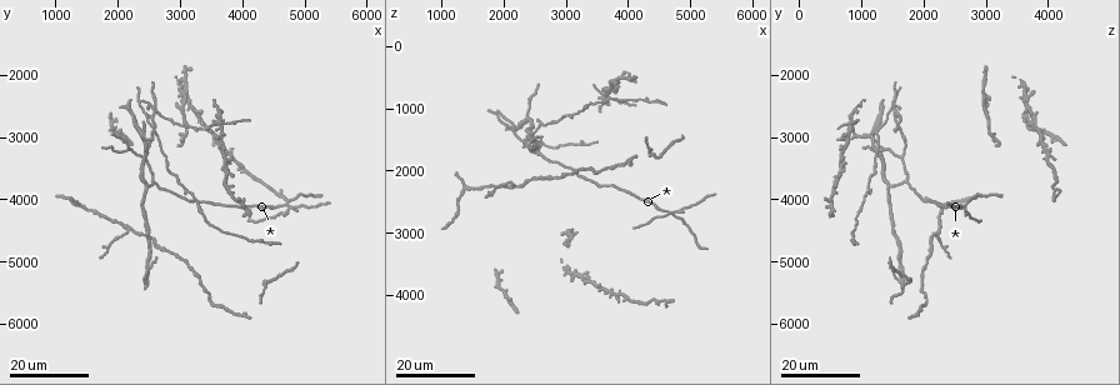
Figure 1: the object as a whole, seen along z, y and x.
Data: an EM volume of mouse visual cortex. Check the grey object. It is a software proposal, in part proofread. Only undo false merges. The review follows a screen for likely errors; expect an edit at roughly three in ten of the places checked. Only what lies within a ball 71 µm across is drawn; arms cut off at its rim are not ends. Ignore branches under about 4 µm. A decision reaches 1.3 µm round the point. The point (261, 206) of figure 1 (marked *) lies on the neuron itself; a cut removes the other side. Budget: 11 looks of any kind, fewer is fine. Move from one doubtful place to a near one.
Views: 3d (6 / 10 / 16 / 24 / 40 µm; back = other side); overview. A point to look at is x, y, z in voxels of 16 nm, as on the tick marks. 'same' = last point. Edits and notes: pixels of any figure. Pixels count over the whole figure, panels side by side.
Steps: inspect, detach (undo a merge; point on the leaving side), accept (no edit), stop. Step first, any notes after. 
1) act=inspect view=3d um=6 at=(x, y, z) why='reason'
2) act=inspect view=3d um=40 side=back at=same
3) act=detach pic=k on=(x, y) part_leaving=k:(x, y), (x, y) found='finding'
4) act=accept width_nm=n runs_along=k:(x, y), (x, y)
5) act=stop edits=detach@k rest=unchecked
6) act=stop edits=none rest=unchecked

act=inspect view=3d um=16 at=(2550, 2600, 1550) why='looks like a crossing'

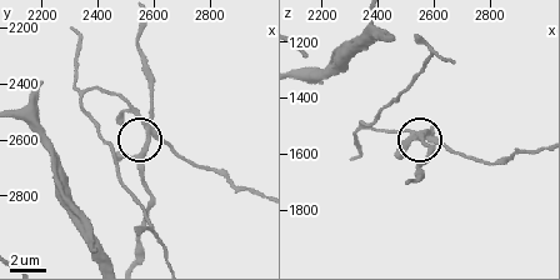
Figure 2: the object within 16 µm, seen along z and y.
act=inspect view=3d um=10 at=(2590, 2570, 1540)

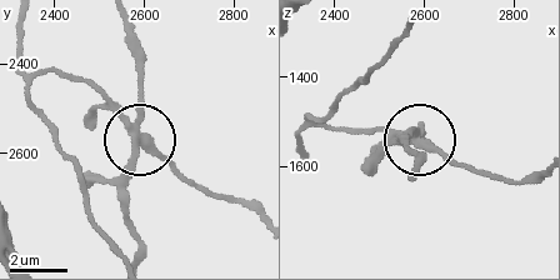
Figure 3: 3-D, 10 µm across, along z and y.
act=detach pic=3 on=(164, 155) width_nm=270 part_leaving=3:(134, 130), (86, 85), (51, 70), (31, 83), (115, 254) found='a second neuron is stuck on'

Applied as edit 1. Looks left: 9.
act=inspect view=overview why='redraw'

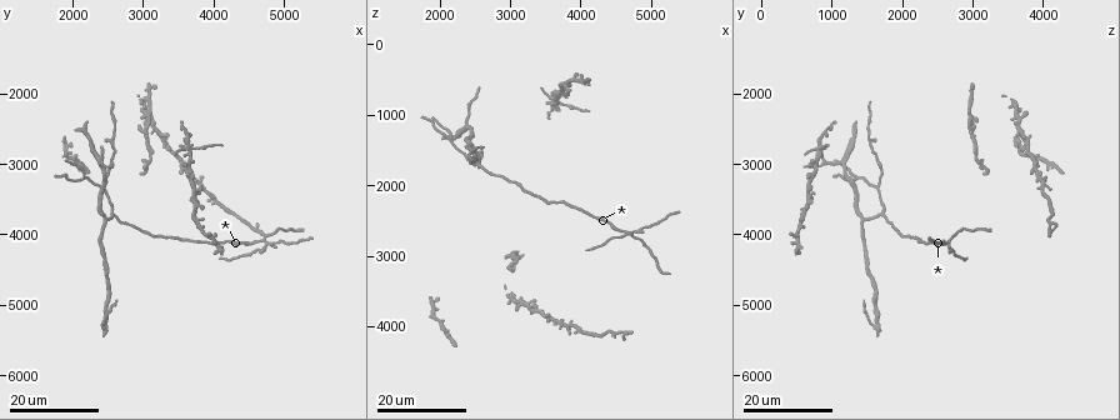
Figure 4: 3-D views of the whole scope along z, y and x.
act=inspect view=3d um=16 at=(2150, 3250, 1300) why='side arm on a straight run'

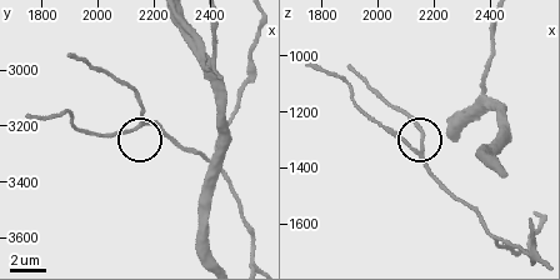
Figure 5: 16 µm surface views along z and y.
act=inspect view=3d um=10 at=(2150, 3200, 1340) why='closer look'

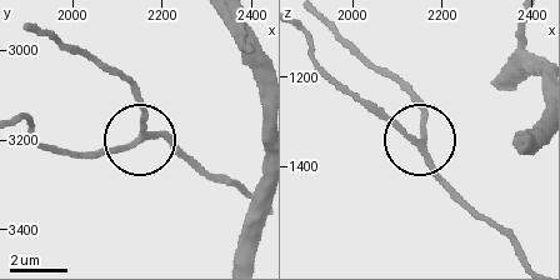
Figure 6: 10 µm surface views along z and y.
act=accept arms=3 found='one neuron here'

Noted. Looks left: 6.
act=inspect view=3d um=24 at=(2600, 3750, 1700) why='a fork'

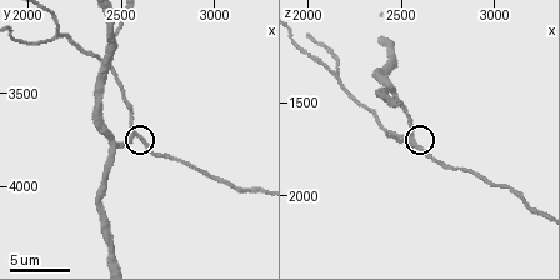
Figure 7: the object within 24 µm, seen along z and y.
act=inspect view=3d um=10 at=(2540, 3700, 1720) why='closer look'

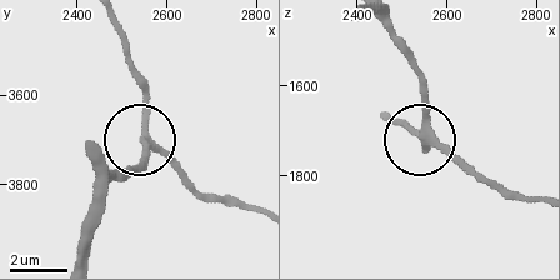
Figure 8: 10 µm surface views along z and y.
act=accept width_nm=240 runs_along=8:(253, 209), (216, 201), (140, 140), (145, 80) found='all the same neuron'

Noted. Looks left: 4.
act=inspect view=3d um=24 at=(2350, 3000, 1150)

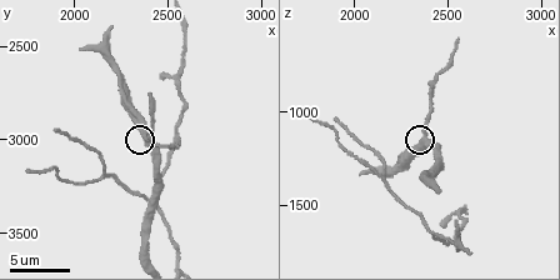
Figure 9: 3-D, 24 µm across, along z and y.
act=inspect view=3d um=10 at=(2380, 2980, 1140) why='closer look'

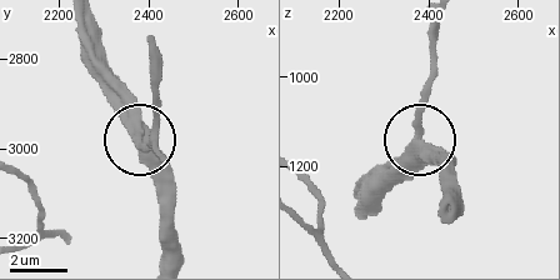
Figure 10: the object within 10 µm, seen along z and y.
act=accept found='one neuron here'

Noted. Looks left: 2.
act=inspect view=3d um=16 at=(2400, 5300, 1600) why='four-way junction'

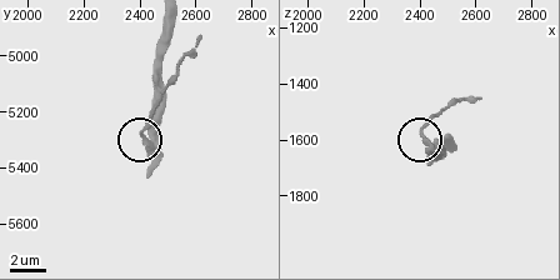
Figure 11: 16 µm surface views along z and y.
act=inspect view=3d um=10 at=(2420, 5300, 1620)

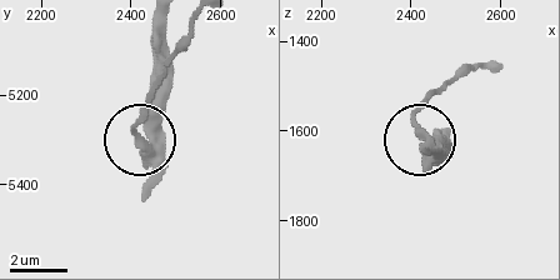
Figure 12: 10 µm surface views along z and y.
act=detach pic=12 on=(150, 190) found='a second neuron is stuck on'

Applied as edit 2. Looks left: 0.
act=stop edits=detach@3,detach@12 rest=unchecked

